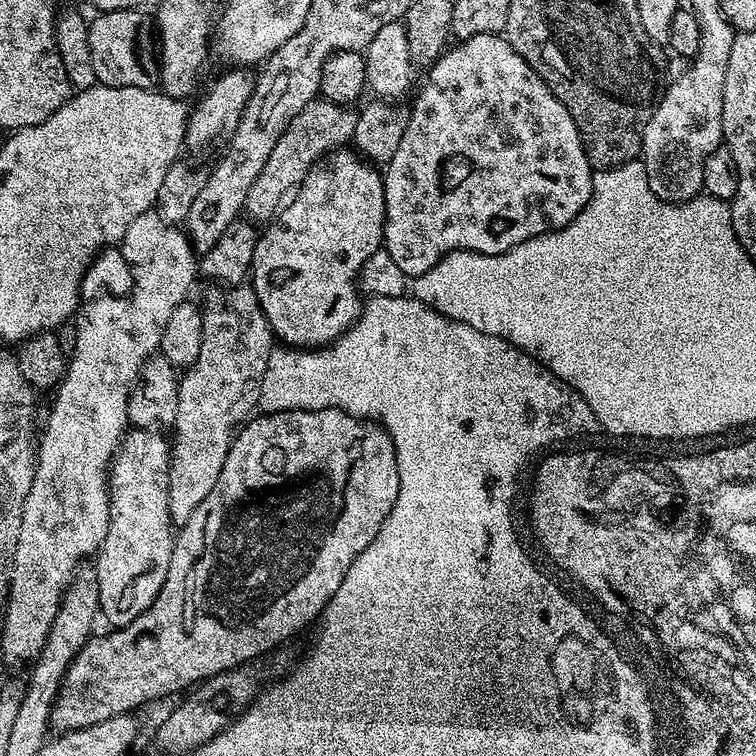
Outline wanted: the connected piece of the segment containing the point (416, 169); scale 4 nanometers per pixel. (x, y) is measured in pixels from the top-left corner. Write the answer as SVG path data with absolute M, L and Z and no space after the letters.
M491 32L490 34L474 34L474 38L469 40L459 41L455 46L449 47L443 56L436 59L436 63L431 68L427 69L426 76L428 81L420 88L420 93L416 96L416 101L410 104L408 113L408 121L406 122L406 130L402 134L402 142L398 142L398 150L394 150L394 158L390 161L382 172L384 182L384 243L382 248L389 252L390 257L394 258L395 265L402 270L408 278L420 276L426 270L433 268L446 254L451 252L466 251L466 252L482 252L484 254L502 254L506 250L510 250L515 244L526 242L535 236L541 236L546 232L552 232L556 228L566 226L584 209L586 202L590 202L590 194L592 193L592 177L594 169L592 163L588 160L588 155L584 149L582 138L578 134L578 126L574 126L574 118L570 114L570 110L566 110L566 106L562 106L562 102L553 94L546 86L546 82L542 77L529 66L514 49L512 49L507 39L503 35Z

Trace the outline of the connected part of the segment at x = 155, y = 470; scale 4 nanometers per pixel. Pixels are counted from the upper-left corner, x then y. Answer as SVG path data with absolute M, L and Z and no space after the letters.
M132 428L125 431L116 447L108 469L108 529L94 557L98 578L98 598L103 619L108 619L113 629L121 629L134 622L155 600L166 581L170 563L174 525L168 517L168 471L170 470L170 444L165 433L151 428Z

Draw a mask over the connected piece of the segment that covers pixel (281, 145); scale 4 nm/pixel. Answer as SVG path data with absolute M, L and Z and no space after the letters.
M323 98L310 101L288 123L278 142L274 142L274 150L270 150L270 158L266 158L266 166L262 166L258 178L254 178L254 186L250 186L250 194L244 203L244 212L253 221L271 220L285 203L289 193L302 183L304 175L311 170L316 161L326 153L347 145L351 141L355 125L356 112L351 107L331 104Z

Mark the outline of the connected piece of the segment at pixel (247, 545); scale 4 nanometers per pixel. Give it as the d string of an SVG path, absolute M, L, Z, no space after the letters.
M299 408L289 412L265 412L265 416L253 415L235 433L226 462L222 464L222 474L218 482L214 482L214 490L210 490L212 516L208 516L208 556L204 556L204 564L200 564L200 572L196 572L196 592L204 592L204 600L220 600L220 608L216 608L216 612L196 612L196 628L192 628L192 640L188 640L188 648L180 648L180 656L176 656L176 640L168 640L168 636L160 636L160 648L140 648L140 644L116 644L113 631L104 636L96 634L89 638L65 669L64 678L60 681L59 691L52 703L50 724L53 729L56 727L57 733L73 732L79 728L94 726L98 722L106 722L106 718L135 713L135 708L140 708L151 700L160 700L171 692L183 693L219 672L229 672L242 664L256 662L263 652L268 652L275 644L290 639L295 632L302 631L308 623L311 625L319 617L330 602L334 590L338 590L338 586L342 584L350 562L354 562L354 558L358 558L358 554L362 554L362 550L376 536L378 520L377 517L372 517L376 512L376 463L384 452L384 460L388 466L395 465L396 447L392 445L392 435L379 423L367 418L357 418L341 408Z

